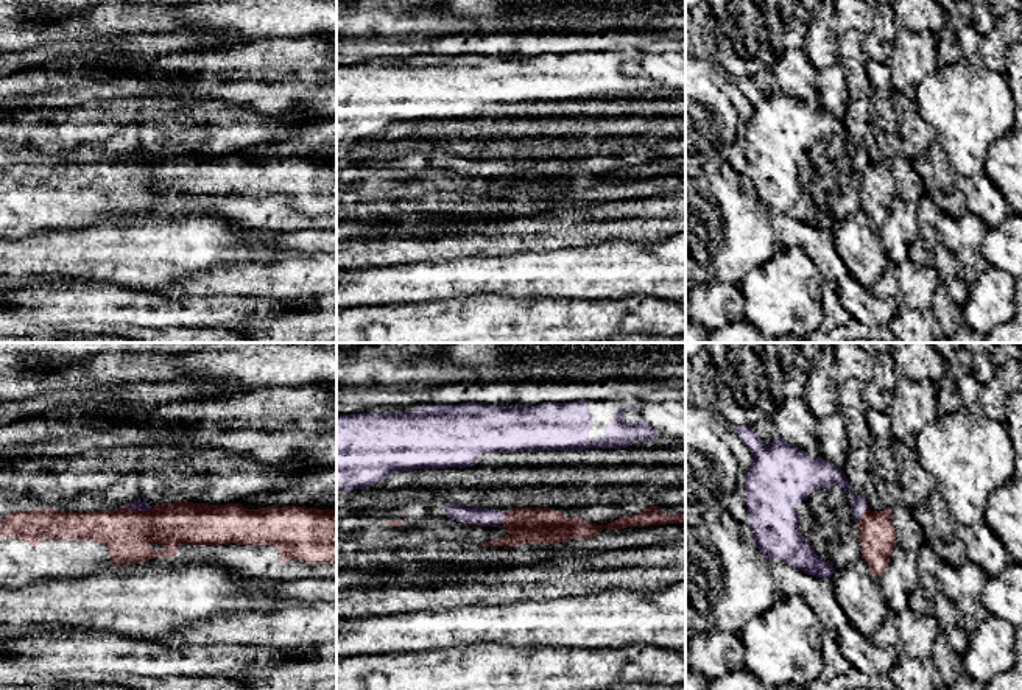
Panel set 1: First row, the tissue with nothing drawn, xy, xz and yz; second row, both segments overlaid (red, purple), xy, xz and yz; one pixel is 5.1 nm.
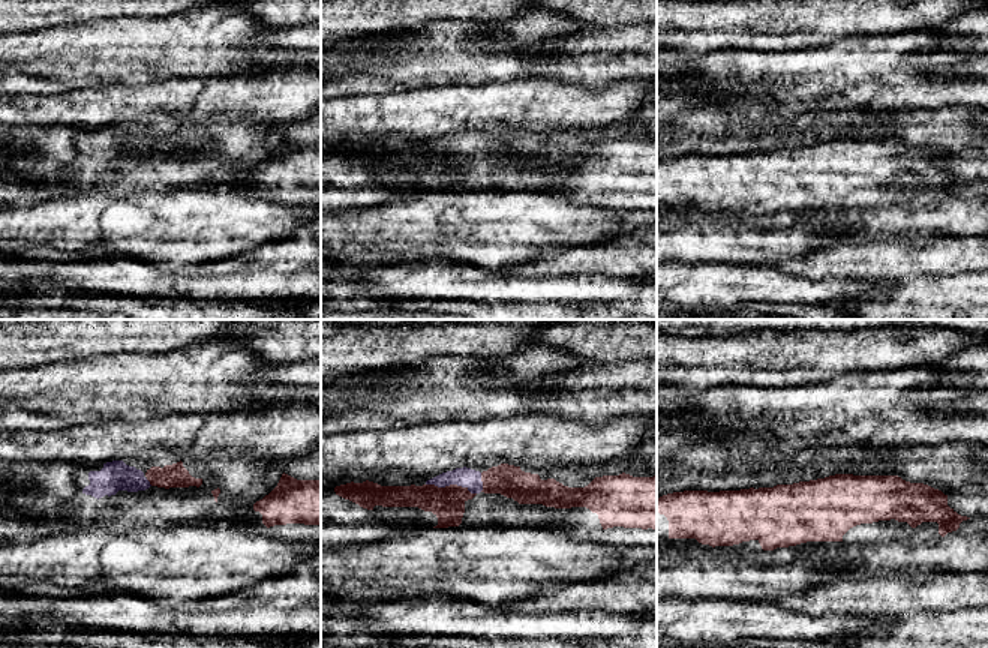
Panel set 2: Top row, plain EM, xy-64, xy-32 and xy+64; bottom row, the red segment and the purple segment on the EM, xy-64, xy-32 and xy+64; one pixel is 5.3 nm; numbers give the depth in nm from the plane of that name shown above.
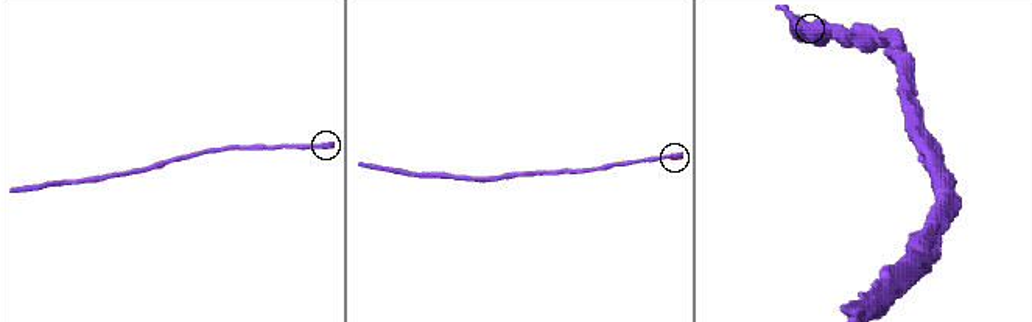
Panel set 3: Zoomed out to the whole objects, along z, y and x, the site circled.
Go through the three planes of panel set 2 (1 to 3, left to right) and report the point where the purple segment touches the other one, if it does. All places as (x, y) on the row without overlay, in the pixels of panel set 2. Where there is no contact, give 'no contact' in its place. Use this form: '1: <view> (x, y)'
1: xy-64 (149, 144)
2: xy-32 (452, 149)
3: no contact

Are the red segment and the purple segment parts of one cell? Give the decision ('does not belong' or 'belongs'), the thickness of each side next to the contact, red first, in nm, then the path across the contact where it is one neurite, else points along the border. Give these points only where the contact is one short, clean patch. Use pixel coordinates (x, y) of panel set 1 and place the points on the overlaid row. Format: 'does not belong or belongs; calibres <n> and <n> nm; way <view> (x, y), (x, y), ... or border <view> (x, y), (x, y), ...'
does not belong; calibres 260 and 50 nm; border xy (123, 506), (151, 511)

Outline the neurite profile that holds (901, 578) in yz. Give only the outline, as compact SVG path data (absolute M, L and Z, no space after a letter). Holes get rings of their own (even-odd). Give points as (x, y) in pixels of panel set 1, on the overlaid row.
M897 545L885 572L877 576L877 584L890 611L910 609L910 597L921 589L918 553Z

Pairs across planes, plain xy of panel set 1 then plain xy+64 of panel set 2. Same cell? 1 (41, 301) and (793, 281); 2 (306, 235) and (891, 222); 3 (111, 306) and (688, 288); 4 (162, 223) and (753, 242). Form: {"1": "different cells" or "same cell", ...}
{"1": "same cell", "2": "same cell", "3": "same cell", "4": "same cell"}

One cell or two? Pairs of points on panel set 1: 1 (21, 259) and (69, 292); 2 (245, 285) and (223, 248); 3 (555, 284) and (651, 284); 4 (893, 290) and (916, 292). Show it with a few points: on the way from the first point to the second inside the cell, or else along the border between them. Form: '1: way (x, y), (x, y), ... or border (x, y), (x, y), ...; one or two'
1: border (67, 279), (102, 282); two
2: border (267, 253), (253, 259), (211, 265), (201, 270); two
3: way (578, 279), (628, 279); one
4: way (899, 292), (910, 292); one

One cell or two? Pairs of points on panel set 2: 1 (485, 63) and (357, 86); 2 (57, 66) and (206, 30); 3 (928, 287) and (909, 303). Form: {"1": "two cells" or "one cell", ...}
{"1": "one cell", "2": "one cell", "3": "one cell"}

